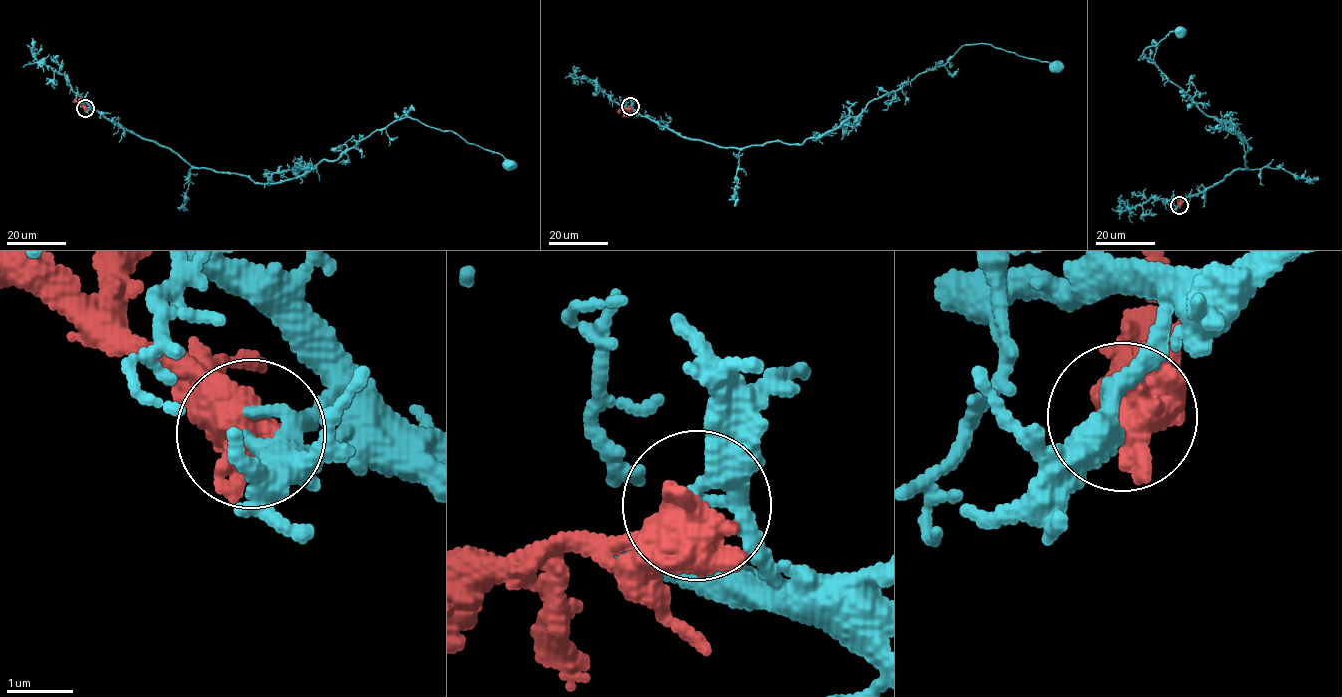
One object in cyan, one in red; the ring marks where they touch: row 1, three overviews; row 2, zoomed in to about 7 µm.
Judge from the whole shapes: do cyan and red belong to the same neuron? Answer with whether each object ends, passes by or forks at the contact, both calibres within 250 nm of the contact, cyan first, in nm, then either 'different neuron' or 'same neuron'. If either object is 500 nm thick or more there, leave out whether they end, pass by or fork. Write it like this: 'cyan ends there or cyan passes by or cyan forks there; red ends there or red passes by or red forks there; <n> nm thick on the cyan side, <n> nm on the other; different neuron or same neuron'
260 nm thick on the cyan side, 800 nm on the other; different neuron

